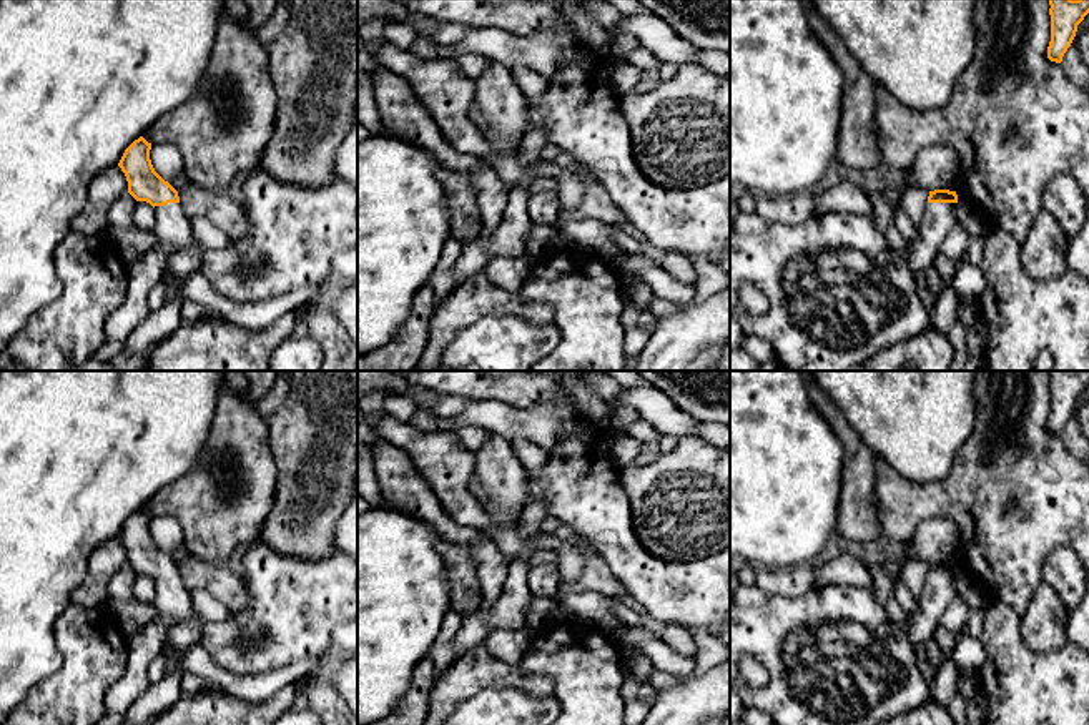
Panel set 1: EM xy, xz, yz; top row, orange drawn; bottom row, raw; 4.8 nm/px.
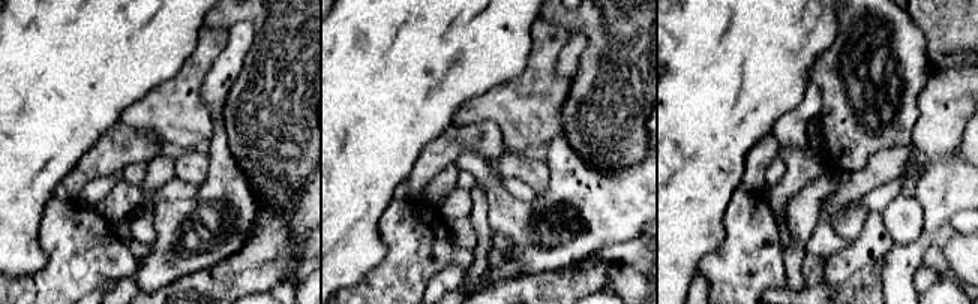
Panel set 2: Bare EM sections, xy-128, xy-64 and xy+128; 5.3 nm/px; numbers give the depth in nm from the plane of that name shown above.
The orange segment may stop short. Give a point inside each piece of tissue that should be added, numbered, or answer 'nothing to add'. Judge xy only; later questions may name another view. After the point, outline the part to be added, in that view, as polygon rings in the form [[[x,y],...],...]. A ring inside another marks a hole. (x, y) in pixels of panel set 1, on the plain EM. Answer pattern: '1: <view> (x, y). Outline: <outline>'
1: xy (293, 607). Outline: [[[256,539],[243,557],[248,605],[226,620],[208,622],[193,607],[191,589],[180,575],[155,579],[153,605],[176,624],[198,622],[200,645],[214,663],[234,675],[261,675],[301,658],[316,658],[333,645],[333,630],[357,620],[357,562],[342,552],[303,560],[281,555]]]

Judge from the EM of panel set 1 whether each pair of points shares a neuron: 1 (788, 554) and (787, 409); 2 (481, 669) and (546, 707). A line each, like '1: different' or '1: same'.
1: same
2: different

